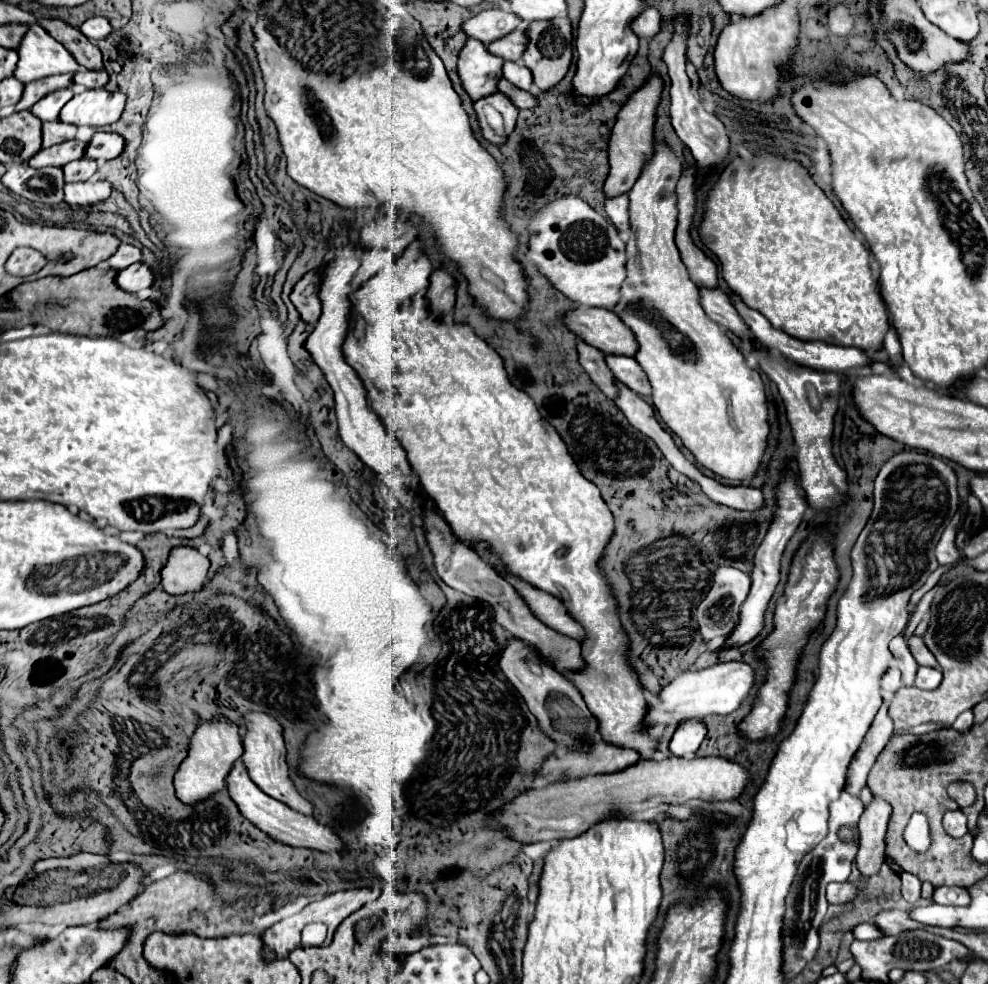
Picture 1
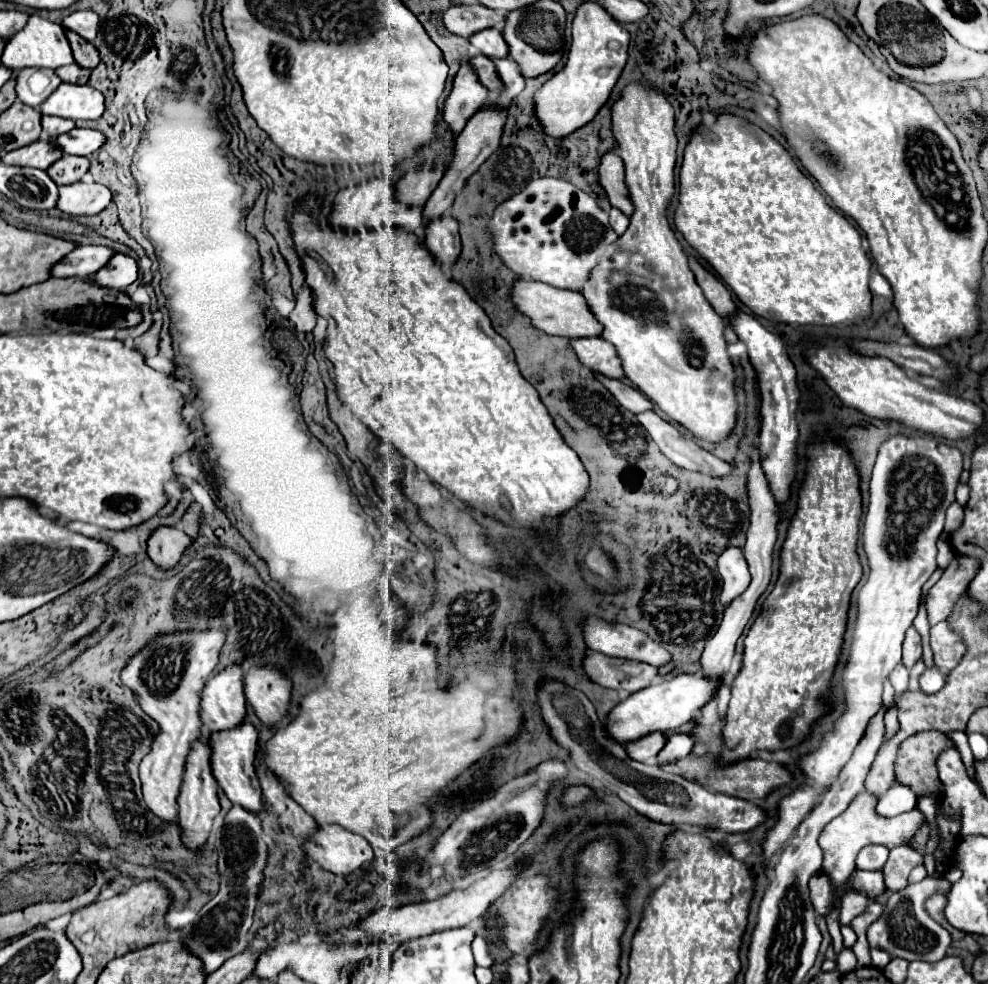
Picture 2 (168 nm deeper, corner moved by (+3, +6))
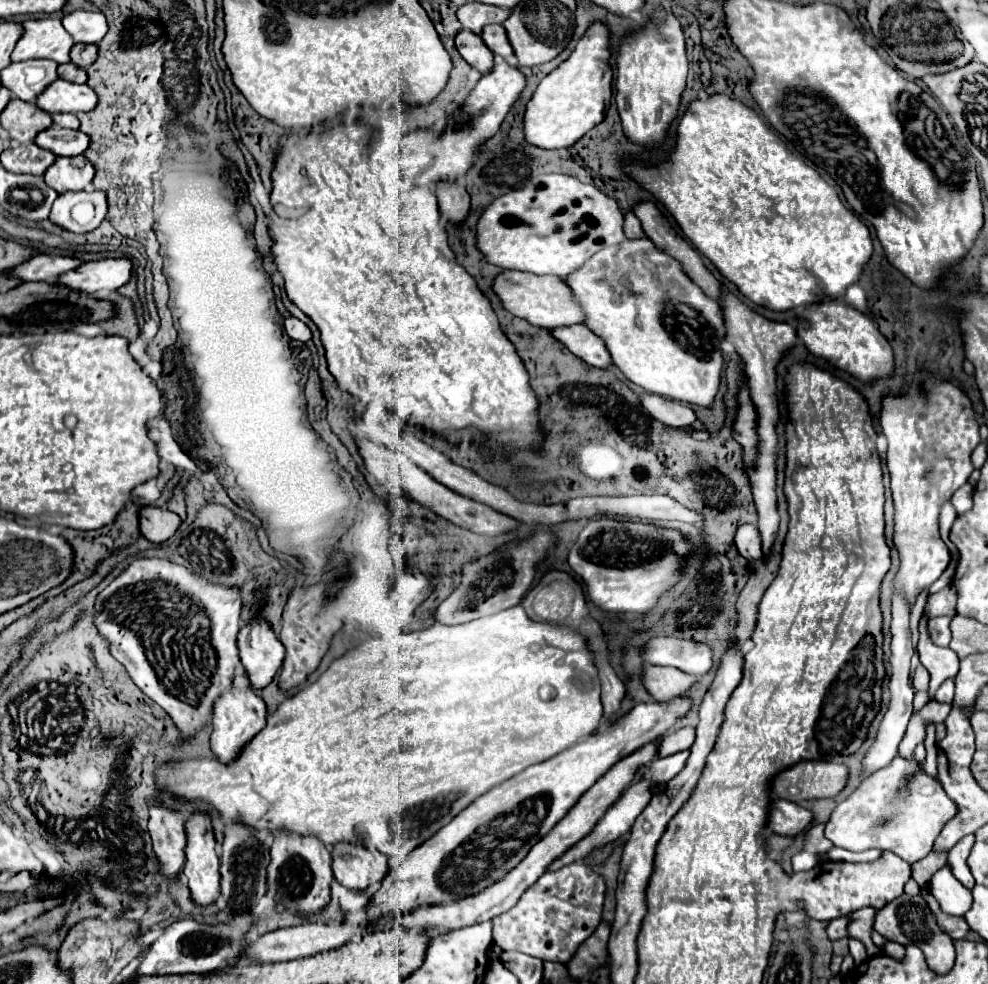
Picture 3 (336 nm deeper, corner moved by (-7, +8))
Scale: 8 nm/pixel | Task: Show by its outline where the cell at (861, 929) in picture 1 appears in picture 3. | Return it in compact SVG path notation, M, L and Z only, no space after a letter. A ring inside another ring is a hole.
M849 940L849 950L851 950L851 956L855 958L855 962L857 964L861 964L865 958L867 958L867 954L865 954L865 946L859 942L859 940Z

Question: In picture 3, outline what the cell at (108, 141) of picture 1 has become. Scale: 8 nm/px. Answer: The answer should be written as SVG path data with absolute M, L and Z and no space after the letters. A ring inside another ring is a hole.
M51 126L37 134L35 144L53 152L55 156L77 156L85 154L85 150L89 148L89 136L85 132L81 134L79 130Z

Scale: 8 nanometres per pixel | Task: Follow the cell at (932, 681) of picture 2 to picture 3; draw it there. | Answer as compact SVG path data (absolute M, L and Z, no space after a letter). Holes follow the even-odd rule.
M949 678L935 692L935 700L937 702L949 702L951 704L953 702L953 692L955 692L955 682L953 682L953 678Z

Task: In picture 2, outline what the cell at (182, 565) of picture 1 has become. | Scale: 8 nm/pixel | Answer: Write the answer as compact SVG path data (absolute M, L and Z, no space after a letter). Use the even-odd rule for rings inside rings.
M159 526L157 530L151 532L147 540L147 554L157 566L167 570L179 562L183 550L189 544L191 538L183 530L175 526Z

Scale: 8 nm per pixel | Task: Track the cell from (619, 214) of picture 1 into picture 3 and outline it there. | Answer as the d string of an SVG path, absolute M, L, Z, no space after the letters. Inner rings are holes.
M627 212L625 216L623 216L623 230L625 230L625 236L627 238L643 238L645 234L643 234L643 228L641 228L641 222L635 218L635 214L633 212Z

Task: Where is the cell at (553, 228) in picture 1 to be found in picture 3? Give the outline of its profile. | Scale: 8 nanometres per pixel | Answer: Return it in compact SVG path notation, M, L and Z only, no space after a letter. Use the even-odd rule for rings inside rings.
M565 174L533 176L529 178L529 184L525 188L499 196L481 214L477 230L479 230L477 246L491 264L501 266L505 270L555 274L559 278L567 278L571 272L575 272L577 266L585 264L585 260L589 260L589 256L593 256L601 248L607 248L611 244L625 240L623 214L617 202L605 196L595 186L583 184L577 178L565 176Z

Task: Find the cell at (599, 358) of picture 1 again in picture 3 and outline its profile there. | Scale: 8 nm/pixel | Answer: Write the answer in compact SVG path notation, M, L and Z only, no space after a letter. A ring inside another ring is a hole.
M639 394L641 406L659 422L667 424L667 426L687 426L693 424L695 412L689 406L683 406L675 400L669 398L661 398L657 394Z

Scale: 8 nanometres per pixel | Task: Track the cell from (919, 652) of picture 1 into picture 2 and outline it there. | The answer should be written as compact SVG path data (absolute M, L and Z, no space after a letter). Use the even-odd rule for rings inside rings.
M939 622L931 628L931 648L935 654L935 664L943 672L953 670L967 652L963 638L951 630L949 622Z

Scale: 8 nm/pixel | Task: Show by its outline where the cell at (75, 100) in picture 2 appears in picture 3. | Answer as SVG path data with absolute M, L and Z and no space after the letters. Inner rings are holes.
M55 80L41 96L37 98L37 106L49 114L55 112L89 112L97 106L99 96L87 84L73 84L67 80Z

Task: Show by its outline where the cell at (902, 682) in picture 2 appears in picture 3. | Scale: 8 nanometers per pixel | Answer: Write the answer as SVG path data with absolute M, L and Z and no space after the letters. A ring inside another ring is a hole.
M921 664L913 672L913 686L915 686L915 690L927 690L927 686L929 686L929 672Z

